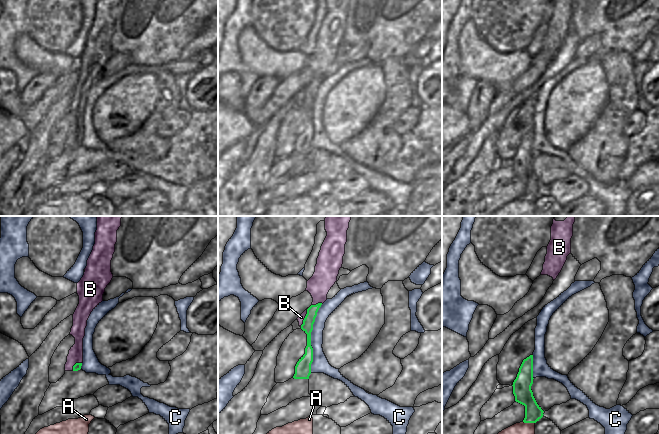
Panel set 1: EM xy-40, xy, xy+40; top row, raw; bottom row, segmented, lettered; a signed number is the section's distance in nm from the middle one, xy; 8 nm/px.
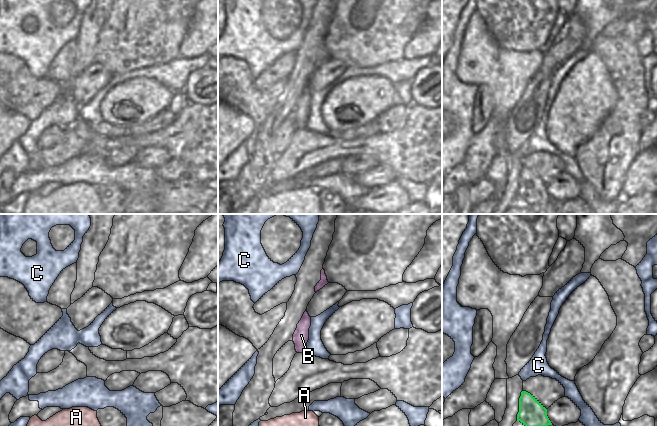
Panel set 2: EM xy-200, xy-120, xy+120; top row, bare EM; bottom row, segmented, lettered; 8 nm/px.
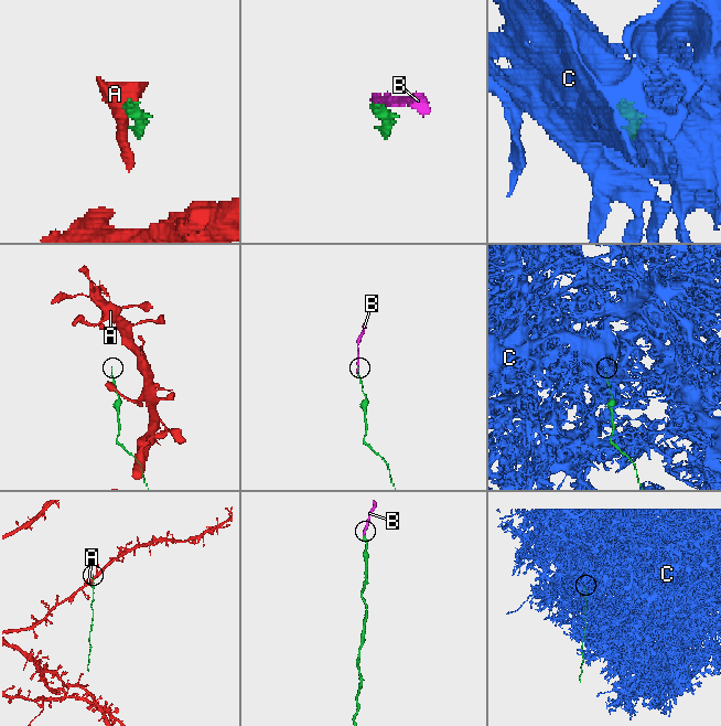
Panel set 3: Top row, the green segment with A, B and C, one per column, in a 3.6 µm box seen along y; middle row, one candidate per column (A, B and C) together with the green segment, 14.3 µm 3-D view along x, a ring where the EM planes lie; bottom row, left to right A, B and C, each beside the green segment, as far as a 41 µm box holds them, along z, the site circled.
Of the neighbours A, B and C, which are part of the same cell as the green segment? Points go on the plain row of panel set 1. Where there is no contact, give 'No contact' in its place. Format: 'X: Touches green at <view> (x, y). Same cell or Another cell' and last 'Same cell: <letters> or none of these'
A: Touches green at xy+40 (528, 198). Another cell
B: Touches green at xy (305, 93). Same cell
C: Touches green at xy (310, 114). Another cell
Same cell: B.

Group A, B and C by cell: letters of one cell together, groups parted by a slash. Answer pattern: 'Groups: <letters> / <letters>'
Groups: A / B / C.

